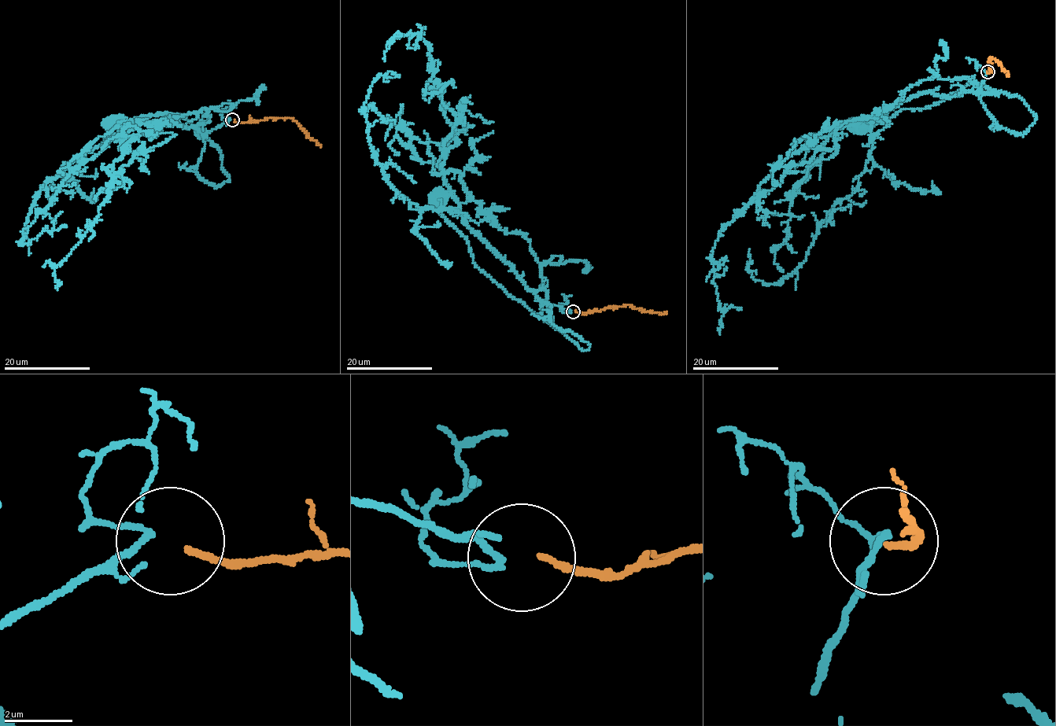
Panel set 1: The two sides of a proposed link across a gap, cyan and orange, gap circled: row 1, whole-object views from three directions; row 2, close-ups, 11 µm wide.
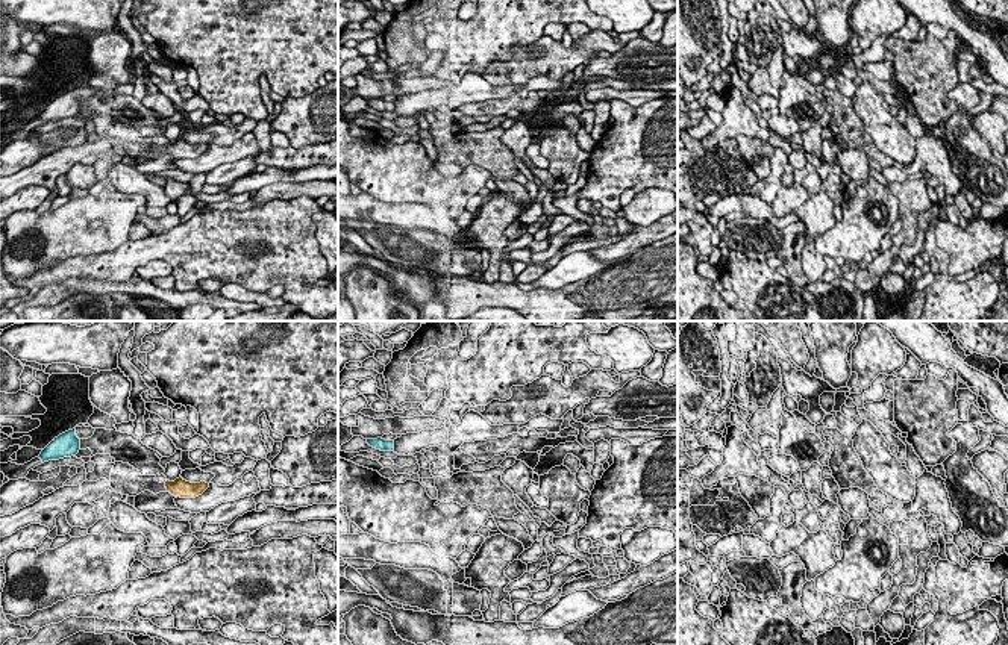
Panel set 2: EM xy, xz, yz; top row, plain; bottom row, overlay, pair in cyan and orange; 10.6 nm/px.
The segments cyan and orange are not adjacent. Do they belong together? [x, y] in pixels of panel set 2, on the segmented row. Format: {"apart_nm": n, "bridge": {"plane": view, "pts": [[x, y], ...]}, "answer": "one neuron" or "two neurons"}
{"apart_nm": 1000, "bridge": {"plane": "xy", "pts": [[79, 448], [165, 482]]}, "answer": "two neurons"}

